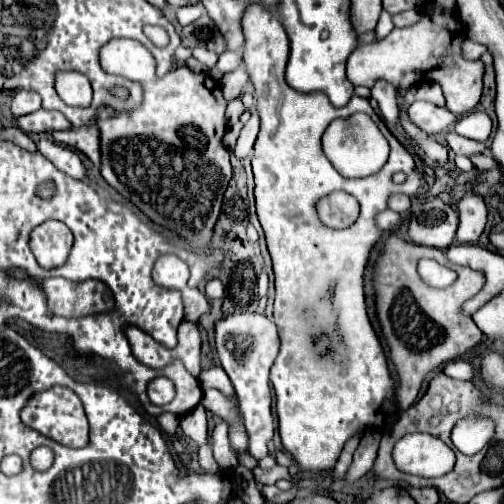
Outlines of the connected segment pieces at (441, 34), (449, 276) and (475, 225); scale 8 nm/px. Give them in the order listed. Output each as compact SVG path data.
M425 10L423 18L407 28L395 28L387 38L371 44L357 46L347 60L347 78L355 86L373 88L377 80L389 82L397 92L397 102L403 106L405 92L419 82L433 80L445 92L446 108L453 114L469 114L481 98L483 88L483 62L463 60L461 42L465 38L459 18L441 12Z
M421 258L417 264L417 272L423 278L423 282L427 282L429 286L435 286L435 288L445 288L457 278L457 274L453 270L449 270L447 266L439 264L433 258Z
M467 182L467 192L459 200L459 230L457 230L457 242L467 242L467 244L477 244L479 236L485 228L487 222L487 208L481 196L473 194L471 182Z

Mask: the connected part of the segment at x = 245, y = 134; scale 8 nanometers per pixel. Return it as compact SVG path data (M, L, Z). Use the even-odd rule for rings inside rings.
M253 110L253 112L251 112L251 118L249 118L249 122L243 126L241 136L239 136L239 140L237 140L237 146L235 146L235 150L233 150L237 158L247 158L247 156L251 154L253 144L255 144L255 140L257 140L257 134L259 134L259 114L257 114L257 110Z

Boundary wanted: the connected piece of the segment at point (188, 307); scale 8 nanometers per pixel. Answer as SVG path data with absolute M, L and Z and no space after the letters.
M185 288L183 290L183 302L185 302L185 320L197 320L209 310L209 302L203 292L197 288Z

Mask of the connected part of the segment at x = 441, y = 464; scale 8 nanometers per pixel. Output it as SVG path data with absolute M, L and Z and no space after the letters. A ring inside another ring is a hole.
M405 434L395 442L393 460L405 474L423 478L437 478L447 474L455 466L453 450L431 434Z

